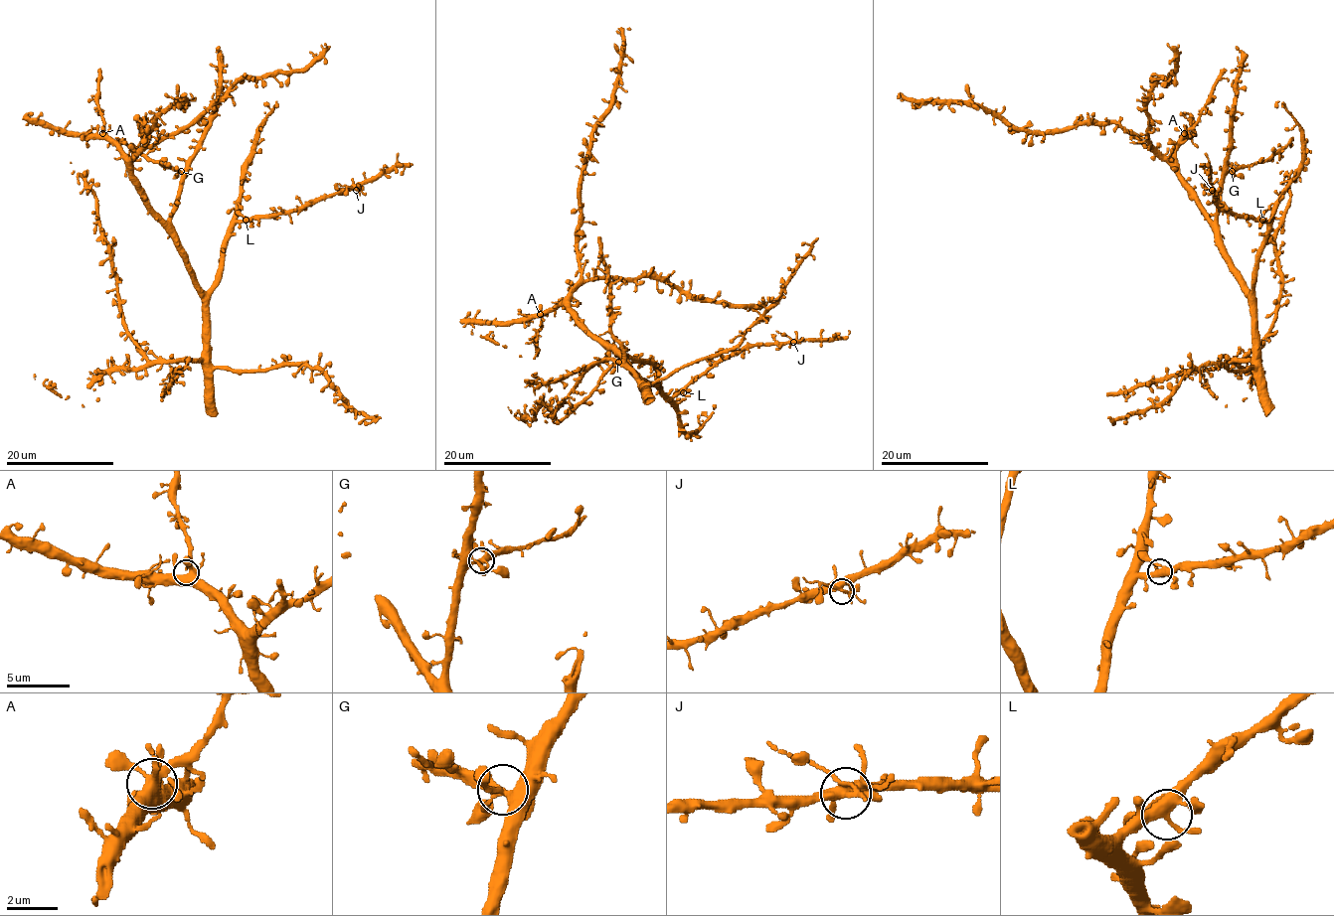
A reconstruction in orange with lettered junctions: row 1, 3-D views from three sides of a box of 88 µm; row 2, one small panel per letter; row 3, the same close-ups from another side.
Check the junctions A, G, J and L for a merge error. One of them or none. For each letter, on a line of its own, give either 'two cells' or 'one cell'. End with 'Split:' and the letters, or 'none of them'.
A: one cell
G: one cell
J: two cells
L: one cell
Split: J

